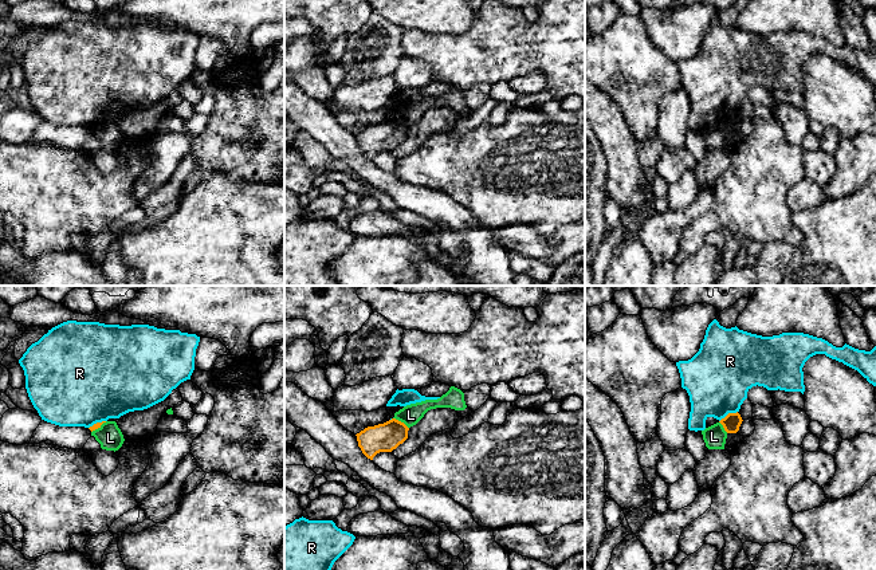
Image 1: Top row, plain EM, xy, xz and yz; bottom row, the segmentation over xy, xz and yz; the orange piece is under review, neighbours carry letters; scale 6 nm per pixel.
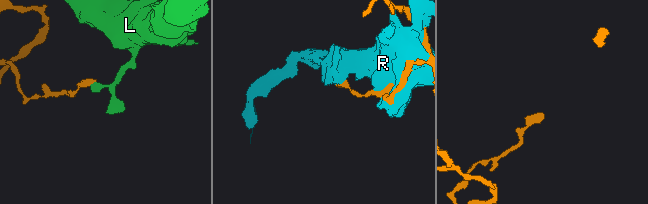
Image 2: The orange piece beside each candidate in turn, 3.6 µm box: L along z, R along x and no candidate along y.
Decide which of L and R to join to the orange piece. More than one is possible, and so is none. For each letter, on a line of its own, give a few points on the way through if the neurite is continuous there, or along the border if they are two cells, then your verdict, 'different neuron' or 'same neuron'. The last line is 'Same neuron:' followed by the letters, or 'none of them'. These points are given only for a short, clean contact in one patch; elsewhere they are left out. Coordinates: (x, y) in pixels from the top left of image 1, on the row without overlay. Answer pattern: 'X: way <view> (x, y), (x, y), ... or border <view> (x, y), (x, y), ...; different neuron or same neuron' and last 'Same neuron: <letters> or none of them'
L: border xz (393, 117), (408, 128); different neuron
R: different neuron
Same neuron: none of them

